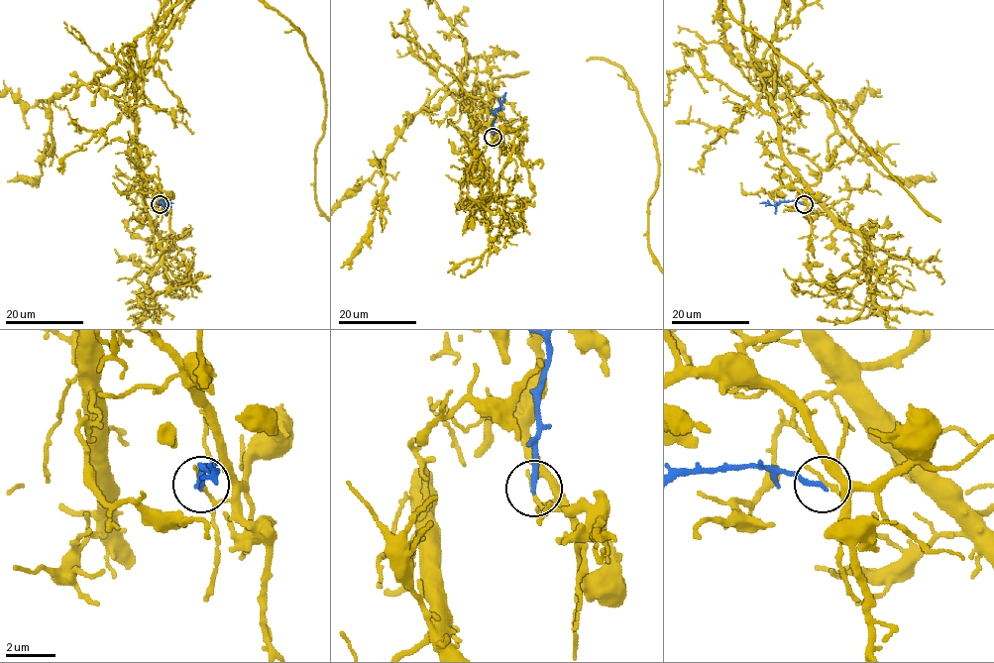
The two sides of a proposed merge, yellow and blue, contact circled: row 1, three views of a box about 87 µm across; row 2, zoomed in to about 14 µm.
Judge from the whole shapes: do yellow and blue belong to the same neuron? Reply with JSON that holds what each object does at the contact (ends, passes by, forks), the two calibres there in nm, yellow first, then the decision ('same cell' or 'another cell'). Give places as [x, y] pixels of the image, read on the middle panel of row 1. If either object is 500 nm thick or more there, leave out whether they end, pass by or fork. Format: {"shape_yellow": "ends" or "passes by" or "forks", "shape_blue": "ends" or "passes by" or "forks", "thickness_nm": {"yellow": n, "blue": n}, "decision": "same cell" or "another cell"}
{"shape_yellow": "ends", "shape_blue": "ends", "thickness_nm": {"yellow": 170, "blue": 200}, "decision": "another cell"}

